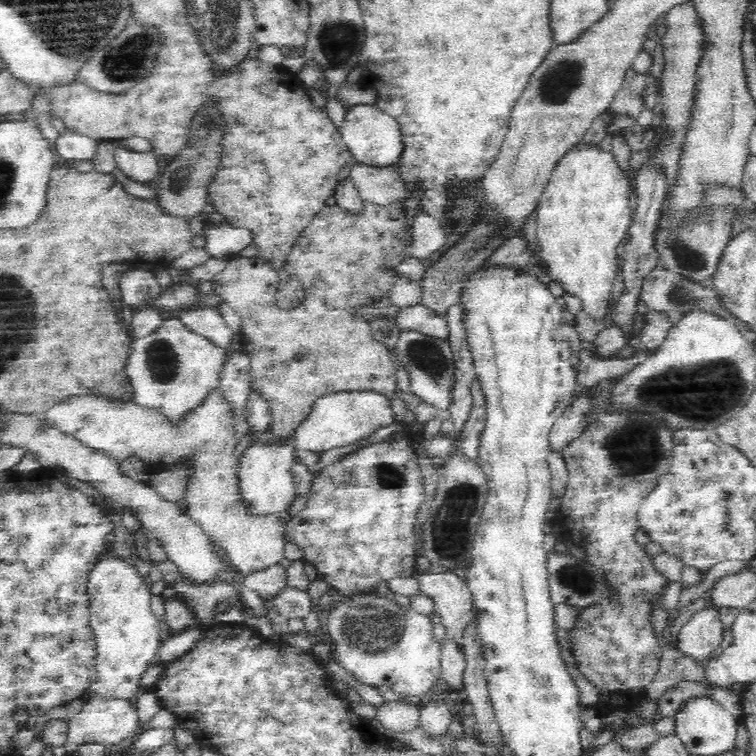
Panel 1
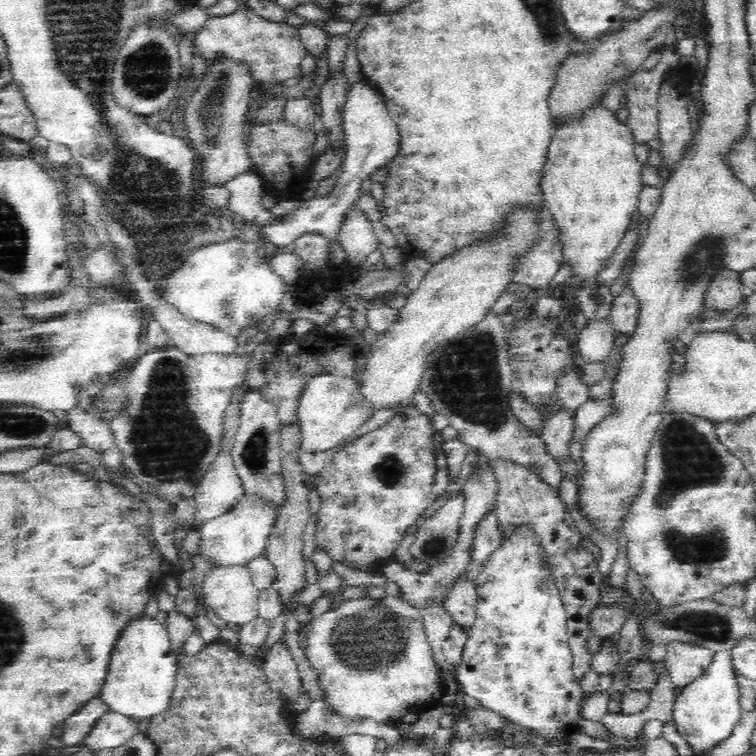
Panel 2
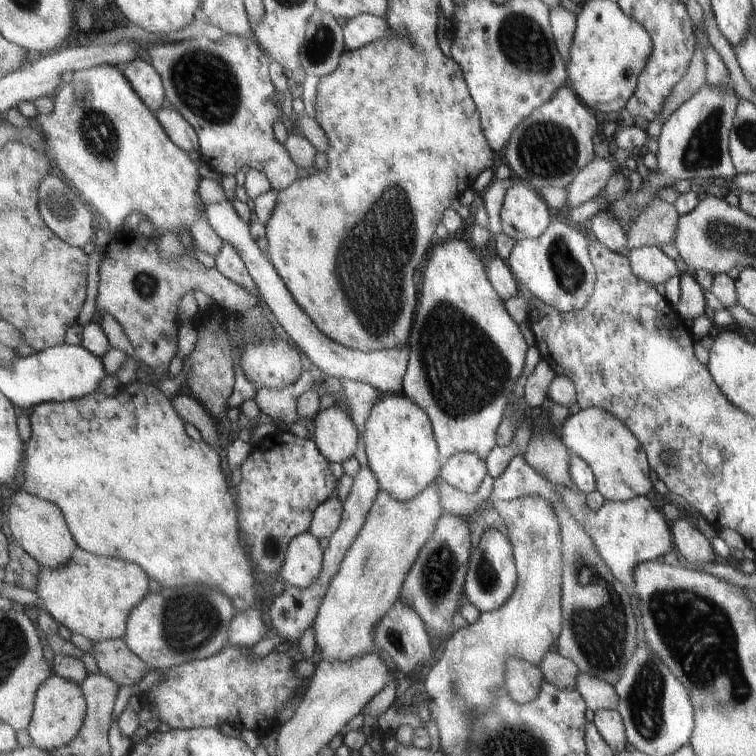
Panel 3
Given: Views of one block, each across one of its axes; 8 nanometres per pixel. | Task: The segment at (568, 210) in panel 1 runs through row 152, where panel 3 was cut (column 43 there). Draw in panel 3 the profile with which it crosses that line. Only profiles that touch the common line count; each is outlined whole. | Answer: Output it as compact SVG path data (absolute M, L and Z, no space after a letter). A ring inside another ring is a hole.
M78 547L74 558L67 566L57 568L57 570L41 569L36 594L41 598L43 611L51 614L57 623L69 629L71 633L85 636L92 642L109 641L125 638L125 634L128 633L129 616L150 593L151 580L149 579L151 579L149 574L133 562L121 558L99 556Z

